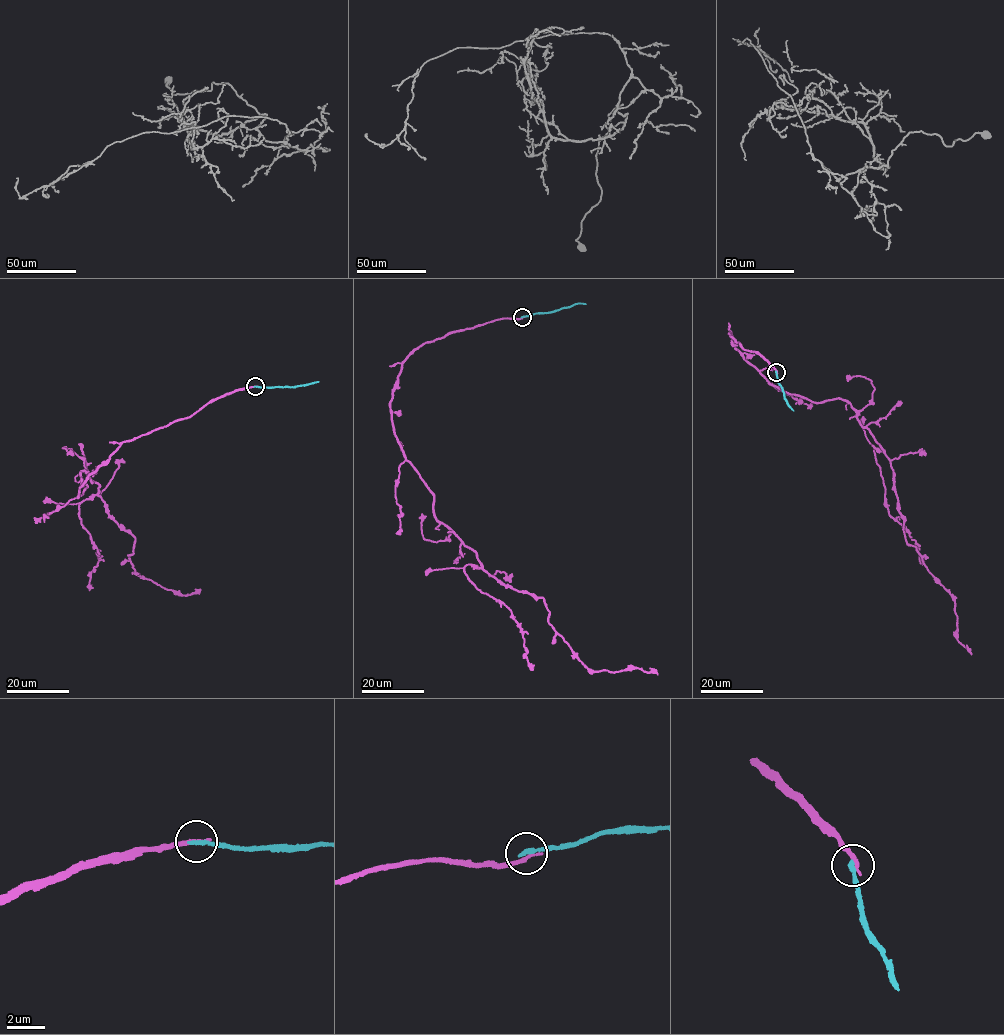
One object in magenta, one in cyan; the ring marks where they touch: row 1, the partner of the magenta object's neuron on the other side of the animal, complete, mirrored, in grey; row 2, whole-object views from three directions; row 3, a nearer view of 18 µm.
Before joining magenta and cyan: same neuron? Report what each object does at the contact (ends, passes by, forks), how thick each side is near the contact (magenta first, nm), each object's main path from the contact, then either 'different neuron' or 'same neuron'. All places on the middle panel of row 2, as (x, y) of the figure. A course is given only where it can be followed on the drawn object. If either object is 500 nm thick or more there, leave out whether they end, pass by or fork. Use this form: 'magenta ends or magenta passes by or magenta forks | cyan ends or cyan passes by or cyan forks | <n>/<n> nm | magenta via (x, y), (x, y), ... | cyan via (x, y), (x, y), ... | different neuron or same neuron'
magenta ends | cyan ends | 240/220 nm | magenta via (522, 317), (410, 352), (390, 404), (394, 431), (434, 516), (501, 584), (542, 597), (588, 669), (649, 668) | cyan via (522, 317), (585, 304) | different neuron

